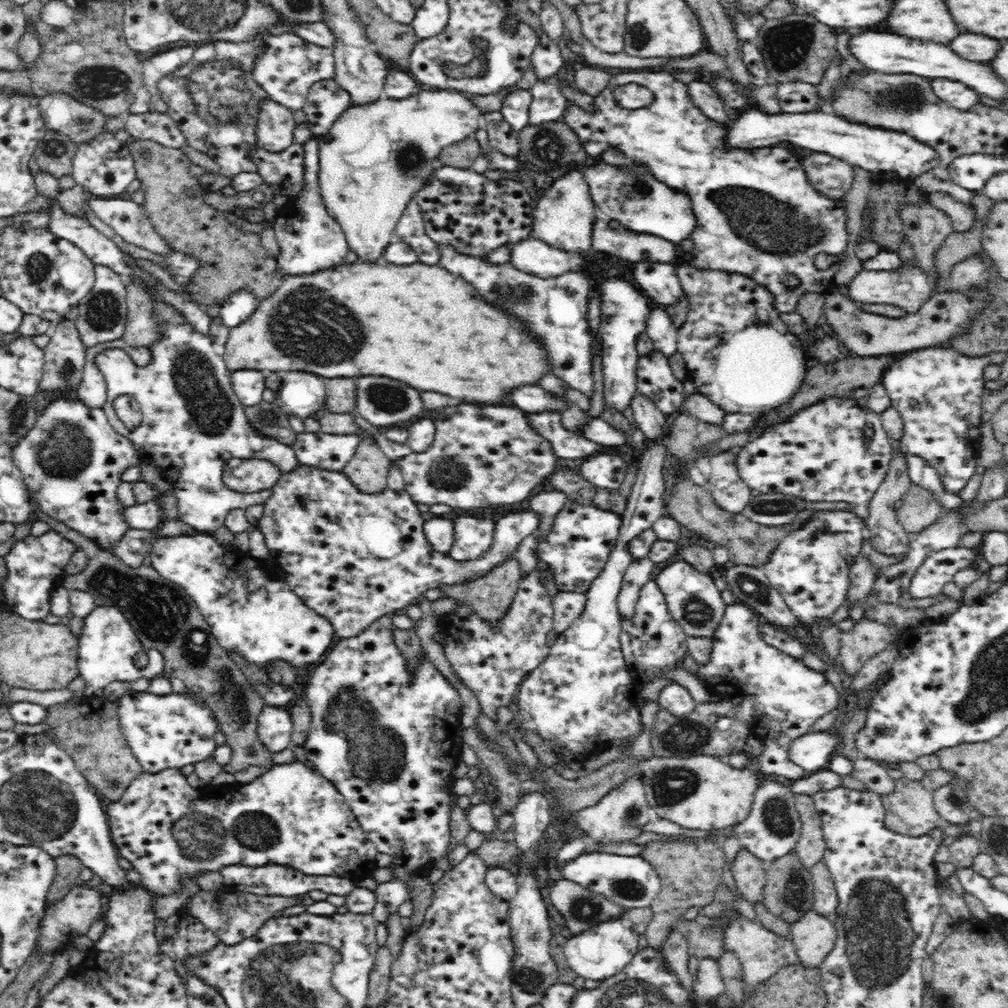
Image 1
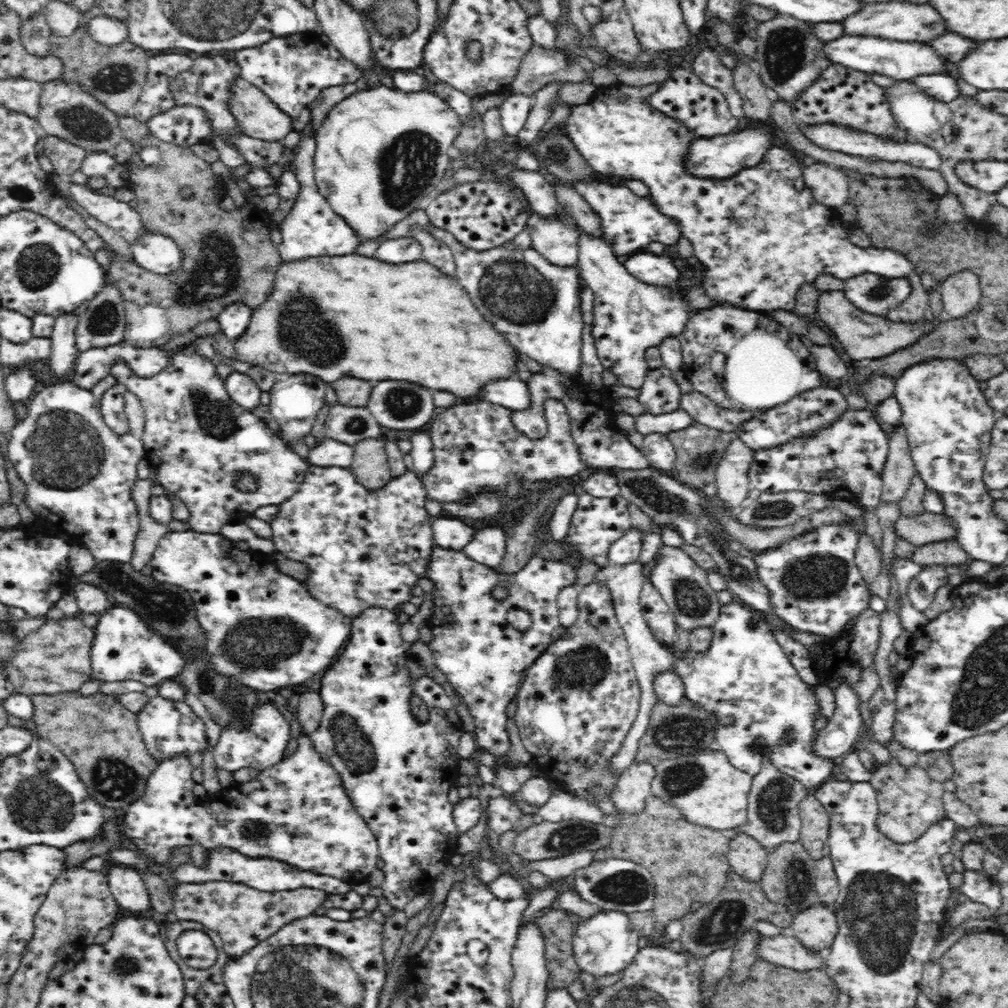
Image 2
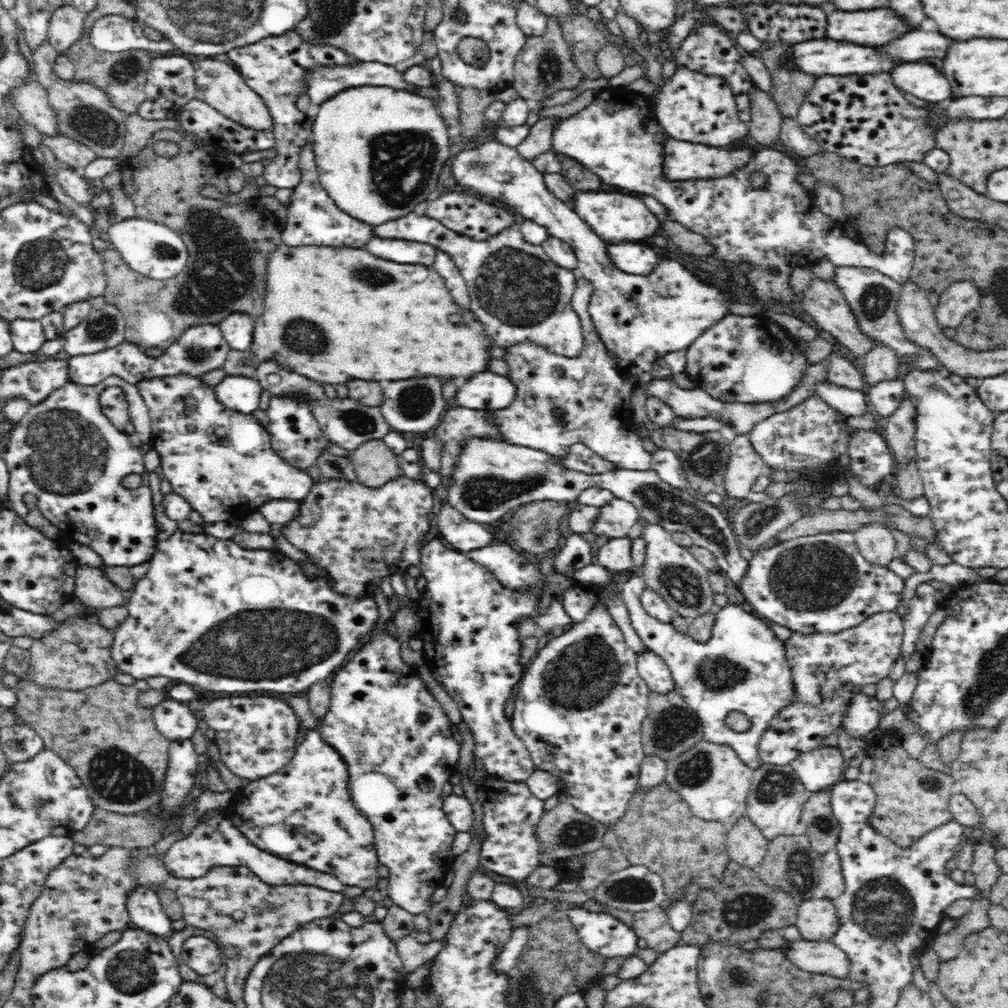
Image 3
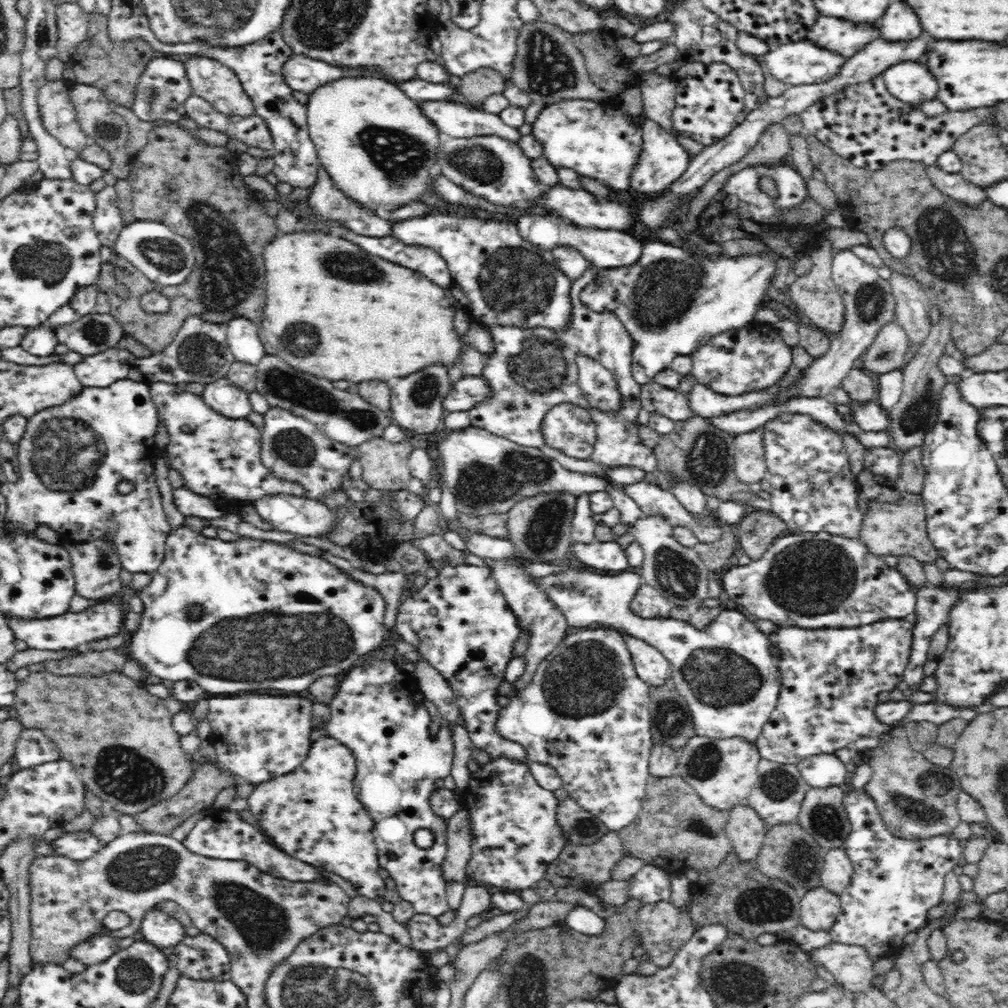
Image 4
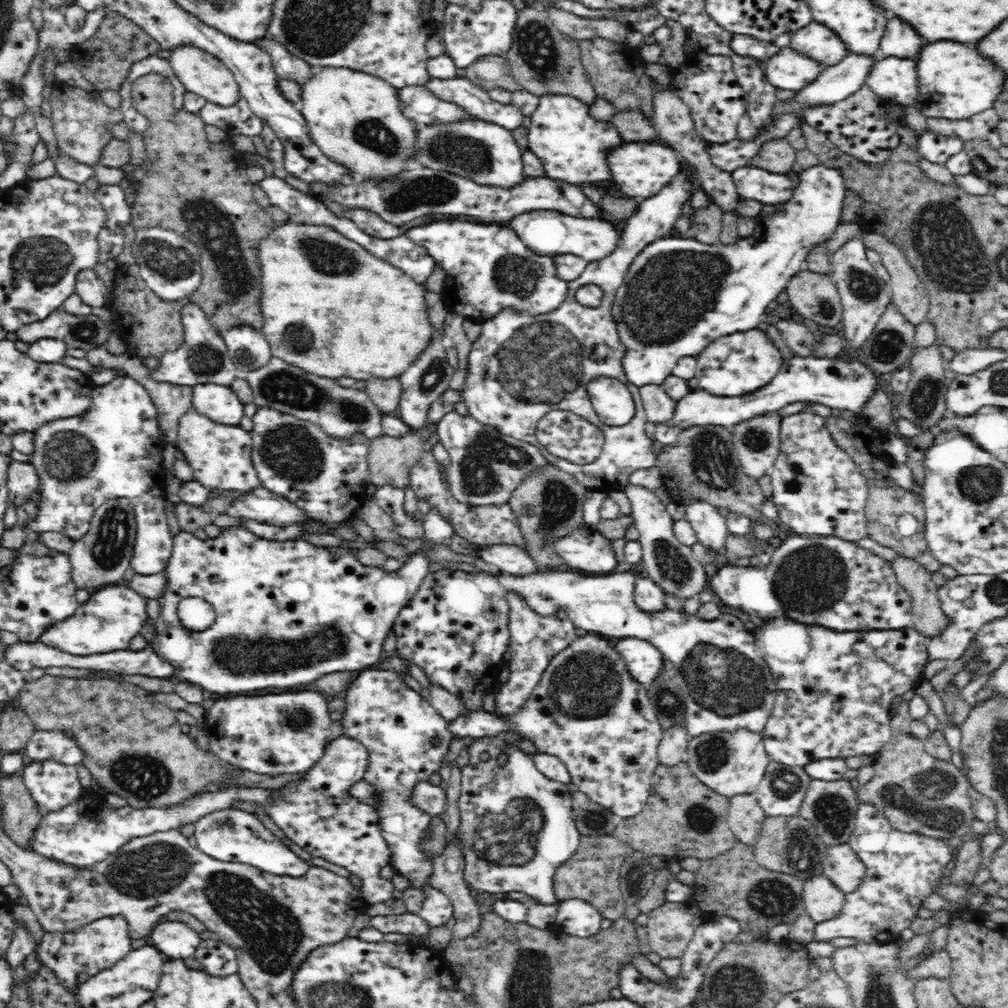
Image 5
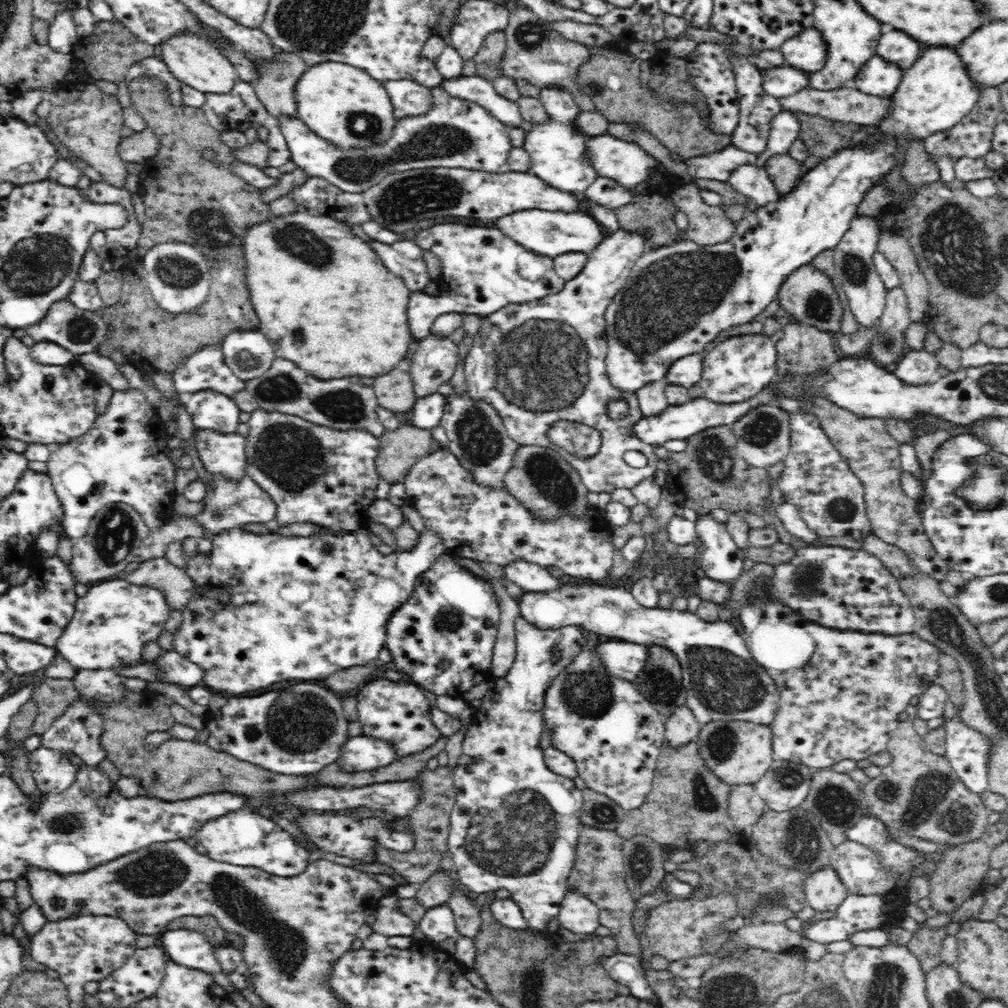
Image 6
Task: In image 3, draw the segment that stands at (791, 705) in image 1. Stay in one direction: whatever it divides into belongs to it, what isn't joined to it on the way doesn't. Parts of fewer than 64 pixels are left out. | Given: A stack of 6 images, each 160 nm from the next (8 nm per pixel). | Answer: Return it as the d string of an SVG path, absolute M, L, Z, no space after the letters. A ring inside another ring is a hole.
M634 575L626 579L622 585L621 598L629 610L629 618L637 636L647 646L648 650L660 655L671 670L675 683L675 690L685 703L690 706L704 725L704 741L720 746L730 746L737 752L740 760L752 771L762 766L760 761L759 744L764 732L768 731L772 719L784 708L796 700L794 679L786 658L785 642L782 642L770 626L751 611L744 610L742 606L730 603L715 611L715 622L708 642L700 643L692 639L687 633L682 634L671 625L652 618L645 612L640 602L640 594L646 588L642 577ZM730 712L742 712L750 720L750 728L746 732L734 732L725 724L725 718ZM816 749L801 755L789 766L810 794L828 790L843 780L846 763L837 749Z

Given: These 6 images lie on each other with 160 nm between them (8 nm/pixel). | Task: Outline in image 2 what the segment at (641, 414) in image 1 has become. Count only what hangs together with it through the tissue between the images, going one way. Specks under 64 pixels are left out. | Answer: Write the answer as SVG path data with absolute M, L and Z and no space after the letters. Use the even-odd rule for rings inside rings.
M650 432L641 436L642 443L639 449L643 451L649 460L649 466L654 469L672 470L676 460L676 452L667 437L667 434Z

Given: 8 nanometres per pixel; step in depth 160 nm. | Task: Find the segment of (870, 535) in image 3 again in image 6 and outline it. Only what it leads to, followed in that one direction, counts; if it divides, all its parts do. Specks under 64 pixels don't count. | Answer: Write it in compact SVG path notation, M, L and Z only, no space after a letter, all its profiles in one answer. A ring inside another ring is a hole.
M804 396L799 399L814 404L813 407L802 411L815 416L835 449L849 462L849 468L864 485L866 514L871 522L870 534L890 545L900 547L910 560L917 563L921 573L926 573L937 581L946 580L946 572L950 568L936 553L925 535L922 509L900 487L902 465L900 465L899 442L884 429L884 421L880 418L861 417L834 405L825 398Z

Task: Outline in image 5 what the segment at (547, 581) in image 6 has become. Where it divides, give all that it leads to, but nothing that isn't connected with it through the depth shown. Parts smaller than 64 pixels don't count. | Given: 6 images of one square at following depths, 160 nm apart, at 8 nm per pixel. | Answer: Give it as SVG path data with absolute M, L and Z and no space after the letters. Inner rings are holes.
M512 544L484 546L480 548L478 556L497 571L504 571L514 576L524 576L541 570L524 549Z

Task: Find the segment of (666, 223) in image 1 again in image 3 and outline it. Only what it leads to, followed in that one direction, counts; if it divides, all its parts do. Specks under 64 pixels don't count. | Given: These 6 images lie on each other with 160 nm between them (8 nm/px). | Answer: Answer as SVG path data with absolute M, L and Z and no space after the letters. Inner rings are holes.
M584 190L584 191L582 191L582 193L580 193L578 196L576 196L575 203L573 204L572 207L577 212L577 216L579 216L581 218L581 220L583 220L585 222L585 224L588 224L589 228L591 228L593 230L593 232L598 234L598 236L601 236L602 238L604 238L604 243L606 243L606 245L620 246L620 243L626 243L626 242L620 242L620 238L628 238L628 242L632 242L632 243L642 243L642 240L646 240L647 238L650 238L650 236L654 237L654 236L658 235L658 234L656 234L656 232L658 232L658 230L661 230L662 217L660 216L660 218L658 218L659 215L652 213L648 209L648 207L646 207L646 205L644 205L644 202L642 202L642 200L640 200L640 198L638 198L637 194L628 193L628 196L626 196L626 192L602 192L601 190L600 191Z

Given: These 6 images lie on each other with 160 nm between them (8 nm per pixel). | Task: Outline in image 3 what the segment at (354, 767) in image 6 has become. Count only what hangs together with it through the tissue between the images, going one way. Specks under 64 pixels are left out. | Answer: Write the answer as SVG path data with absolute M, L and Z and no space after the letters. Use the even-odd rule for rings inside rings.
M316 728L308 729L304 741L296 750L296 755L284 769L250 781L246 788L234 793L228 808L220 808L219 812L230 818L232 825L242 831L248 841L278 858L286 858L289 862L332 874L345 886L360 886L364 889L376 887L380 862L375 849L373 826L361 812L358 812L351 800L348 775L347 764L339 752L323 742Z

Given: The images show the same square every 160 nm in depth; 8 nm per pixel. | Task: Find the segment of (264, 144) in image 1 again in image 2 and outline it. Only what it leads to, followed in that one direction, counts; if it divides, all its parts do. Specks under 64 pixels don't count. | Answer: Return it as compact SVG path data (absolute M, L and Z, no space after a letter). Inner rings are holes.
M240 77L232 86L232 96L229 99L229 110L237 124L241 126L246 135L268 142L279 142L292 132L292 117L287 116L273 104L272 100L251 82Z

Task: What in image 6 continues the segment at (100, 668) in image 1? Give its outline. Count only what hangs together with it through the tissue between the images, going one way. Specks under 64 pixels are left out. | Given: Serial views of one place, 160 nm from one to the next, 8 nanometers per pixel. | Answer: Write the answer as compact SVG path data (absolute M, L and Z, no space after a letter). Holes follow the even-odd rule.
M365 526L360 527L358 531L345 535L332 534L330 530L324 531L322 534L312 534L309 537L274 533L258 535L251 531L232 529L216 534L211 543L212 548L208 553L204 554L197 550L195 556L188 556L188 561L182 568L186 571L186 575L192 579L192 583L196 585L196 592L190 598L190 606L186 604L178 610L182 614L182 622L172 632L172 650L202 668L202 671L204 671L204 676L200 680L202 686L206 686L214 692L224 690L224 692L230 692L230 694L246 694L246 692L254 692L258 688L266 688L270 684L286 682L286 680L298 680L298 682L322 680L322 678L326 678L336 671L374 662L378 658L380 650L385 647L385 628L391 614L399 609L404 601L408 600L423 572L436 562L436 558L446 553L445 545L439 534L425 529L419 534L417 543L410 551L395 551L384 556L376 550L376 546L372 546ZM192 612L199 612L199 615L194 617Z

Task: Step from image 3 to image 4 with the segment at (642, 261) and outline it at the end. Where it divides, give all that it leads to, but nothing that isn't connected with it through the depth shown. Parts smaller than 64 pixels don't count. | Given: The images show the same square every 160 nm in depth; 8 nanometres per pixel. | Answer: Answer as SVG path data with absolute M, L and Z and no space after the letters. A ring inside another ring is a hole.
M527 214L518 216L515 221L517 229L524 241L532 243L543 250L552 250L560 246L574 247L578 253L584 255L586 261L598 266L600 270L612 268L628 268L640 260L643 242L638 242L634 235L619 230L600 230L592 227L579 227L578 225L562 221L554 214Z

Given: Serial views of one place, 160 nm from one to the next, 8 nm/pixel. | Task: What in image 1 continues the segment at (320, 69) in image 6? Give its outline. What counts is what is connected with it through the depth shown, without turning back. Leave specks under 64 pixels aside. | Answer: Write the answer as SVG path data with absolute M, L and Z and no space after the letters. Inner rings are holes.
M450 89L438 92L424 90L405 99L382 97L365 105L351 105L332 123L328 136L315 137L320 159L321 197L329 213L340 225L349 251L357 255L358 261L376 262L384 256L408 200L428 182L428 176L441 167L436 156L445 146L460 142L483 128L483 114L465 93Z

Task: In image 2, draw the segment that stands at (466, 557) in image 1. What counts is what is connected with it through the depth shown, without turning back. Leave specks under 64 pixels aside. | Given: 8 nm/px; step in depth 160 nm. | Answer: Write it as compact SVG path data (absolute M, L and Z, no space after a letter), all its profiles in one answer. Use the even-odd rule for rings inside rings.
M497 527L474 530L472 540L466 542L462 552L466 557L494 570L506 552L504 531Z

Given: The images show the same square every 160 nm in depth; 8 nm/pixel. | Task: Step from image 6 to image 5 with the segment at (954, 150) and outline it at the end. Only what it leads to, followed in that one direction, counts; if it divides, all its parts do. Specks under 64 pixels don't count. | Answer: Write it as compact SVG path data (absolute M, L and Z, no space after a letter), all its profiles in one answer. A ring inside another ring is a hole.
M993 108L959 121L928 116L926 116L926 120L927 128L936 134L943 134L944 136L953 134L959 136L963 142L970 140L970 138L985 138L996 149L1003 145L1002 139L997 132L1000 120Z

